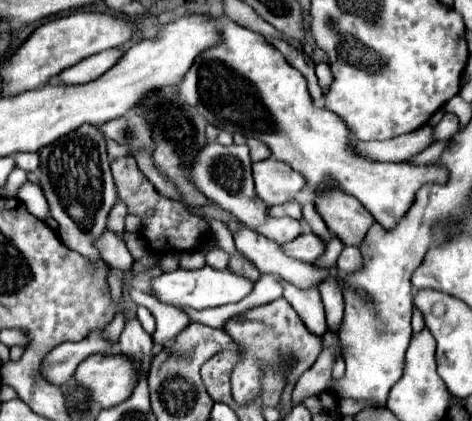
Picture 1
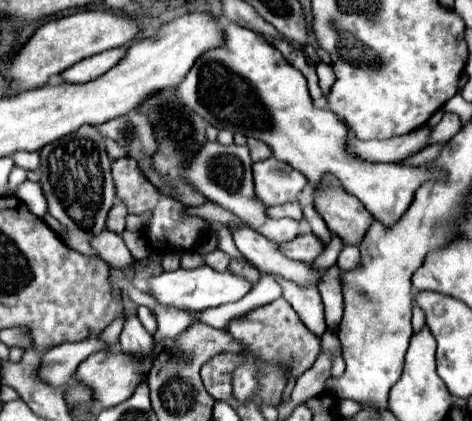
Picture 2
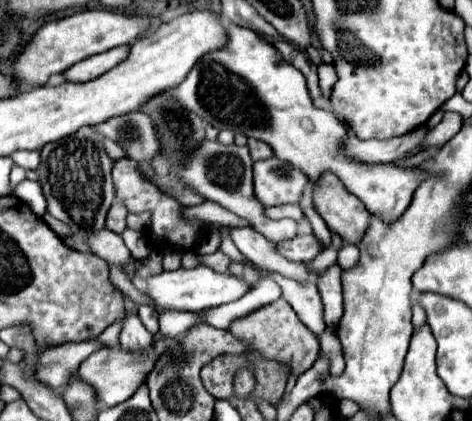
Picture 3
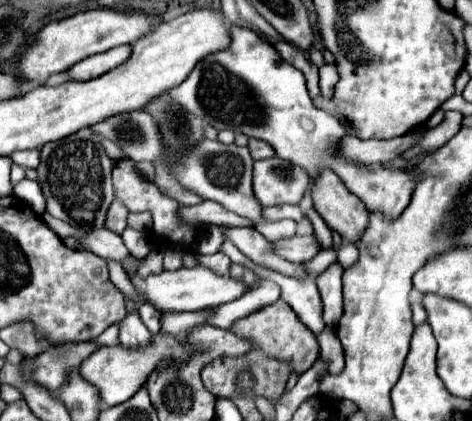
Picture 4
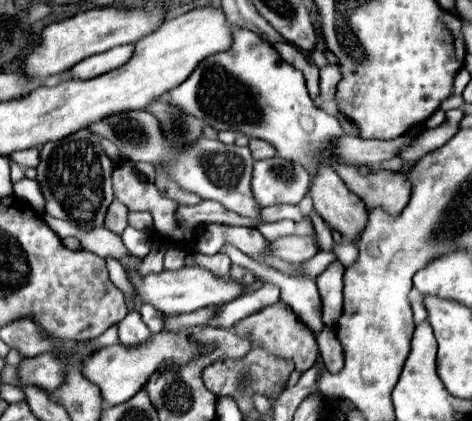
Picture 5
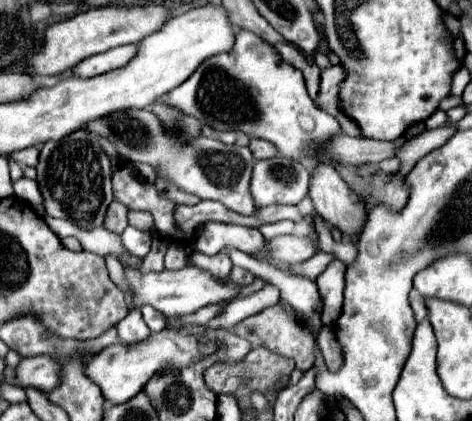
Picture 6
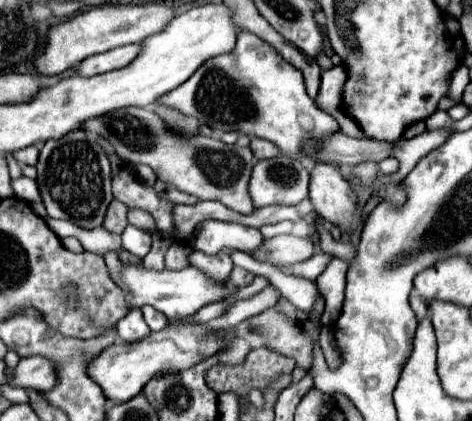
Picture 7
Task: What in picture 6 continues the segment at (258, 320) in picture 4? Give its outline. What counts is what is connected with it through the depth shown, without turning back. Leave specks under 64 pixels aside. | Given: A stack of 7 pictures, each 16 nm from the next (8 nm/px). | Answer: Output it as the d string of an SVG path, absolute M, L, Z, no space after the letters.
M278 304L256 316L250 316L248 320L240 322L238 328L260 336L270 352L294 358L296 368L312 368L316 346L314 340L308 336L306 328L288 316Z

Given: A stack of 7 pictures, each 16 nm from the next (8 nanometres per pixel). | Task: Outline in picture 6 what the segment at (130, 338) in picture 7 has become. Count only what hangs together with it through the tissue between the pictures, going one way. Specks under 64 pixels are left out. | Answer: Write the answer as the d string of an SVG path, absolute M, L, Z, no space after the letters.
M132 308L128 312L128 316L116 324L116 328L118 328L118 336L124 344L136 344L150 336L150 328L142 320L142 314L138 308Z

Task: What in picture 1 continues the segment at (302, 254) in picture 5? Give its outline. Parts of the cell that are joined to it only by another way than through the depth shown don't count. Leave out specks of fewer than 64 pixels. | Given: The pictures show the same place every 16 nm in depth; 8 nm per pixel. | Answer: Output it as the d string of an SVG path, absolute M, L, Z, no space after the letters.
M302 234L296 240L290 240L286 244L282 244L284 252L296 260L306 260L306 262L314 262L324 250L326 244L316 236L316 234Z

